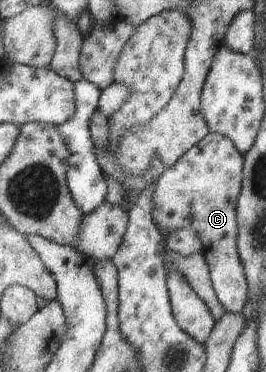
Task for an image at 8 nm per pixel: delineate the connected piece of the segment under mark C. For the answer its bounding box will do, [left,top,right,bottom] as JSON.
[154,132,250,314]

